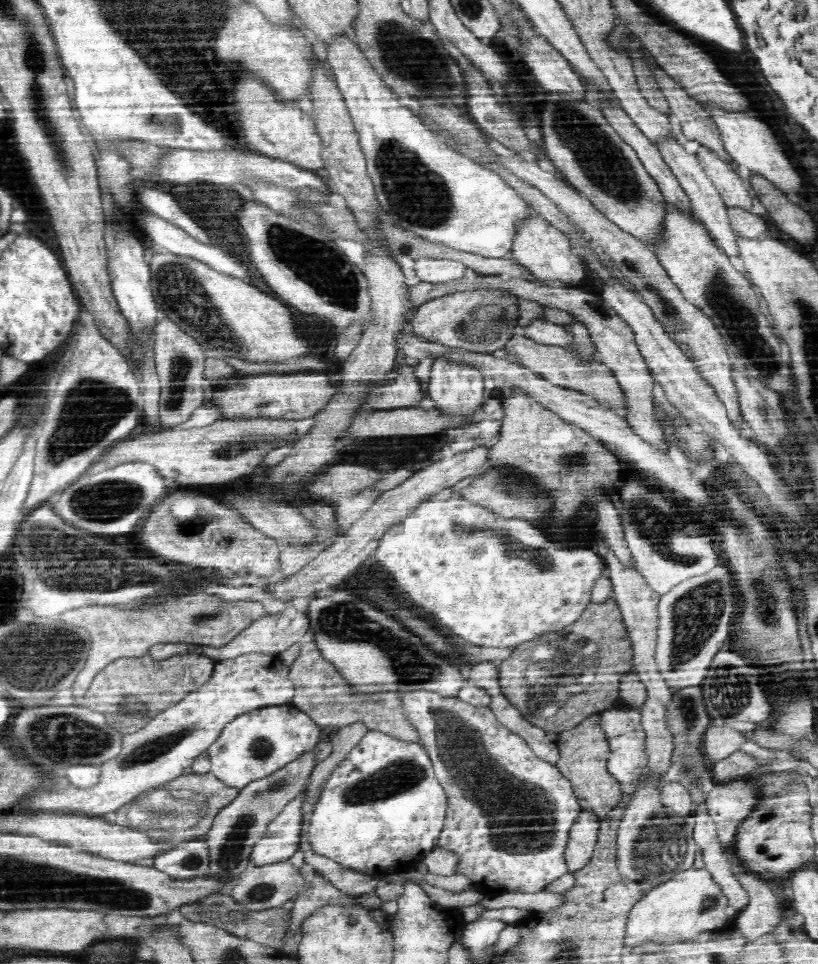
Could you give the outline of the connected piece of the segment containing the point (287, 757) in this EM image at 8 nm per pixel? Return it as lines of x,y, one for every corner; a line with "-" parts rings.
292,702
279,705
264,705
234,717
223,726
217,739
207,748
211,760
211,771
227,785
242,789
253,780
260,780
271,775
286,764
294,763
304,752
312,750
320,740
321,728
308,713
296,707

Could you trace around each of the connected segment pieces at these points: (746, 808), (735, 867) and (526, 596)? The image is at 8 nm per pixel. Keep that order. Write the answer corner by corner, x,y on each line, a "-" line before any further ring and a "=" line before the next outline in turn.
728,780
716,783
705,800
707,815
717,828
717,839
723,848
730,850
736,842
736,832
742,821
758,804
758,790
754,782
=
729,853
727,859
732,875
736,876
736,881
746,890
750,900
746,908
737,914
738,928
742,930
740,933
744,934
743,937
748,938
748,942
758,940
762,934
768,934
778,926
780,918
784,916
784,907
780,906
767,882
749,872
749,868
745,868
738,857
=
453,494
448,500
436,500
436,498
430,497
430,500
426,499
421,502
405,520
397,523
386,530
377,544
375,558
378,558
378,566
382,566
382,570
386,570
386,574
392,576
392,580
400,586
398,590
404,590
408,594
411,604
418,606
426,614
433,615
438,623
448,627
454,635
475,645
514,648
517,644
532,640
548,631
558,631
560,628
572,624
584,612
587,604
592,601
591,590
596,579
601,574
606,575
605,563
589,545
568,547
566,543
555,542
540,526
532,526
532,523
521,519
500,519
499,516
492,515
491,512
477,504
465,502
458,494

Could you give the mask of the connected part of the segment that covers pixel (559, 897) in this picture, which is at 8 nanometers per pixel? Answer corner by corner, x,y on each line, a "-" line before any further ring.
510,892
498,897
485,897
478,905
487,910
498,908
520,908
525,911
545,912
560,907
565,896
558,892

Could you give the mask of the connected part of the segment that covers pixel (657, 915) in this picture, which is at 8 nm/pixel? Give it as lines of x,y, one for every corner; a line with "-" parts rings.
707,869
684,870
673,876
665,884
654,887
648,894
634,904
627,917
625,945
637,947
642,942
688,942
692,936
714,934
720,926
726,924
727,896
721,886
713,880
713,874

